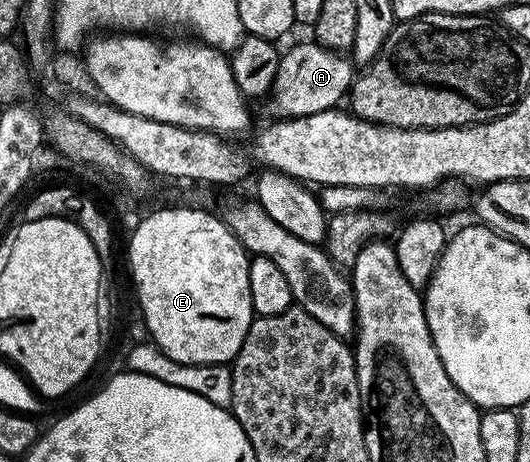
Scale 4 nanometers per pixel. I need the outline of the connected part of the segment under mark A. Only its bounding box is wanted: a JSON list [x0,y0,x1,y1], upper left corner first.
[266,40,356,120]

